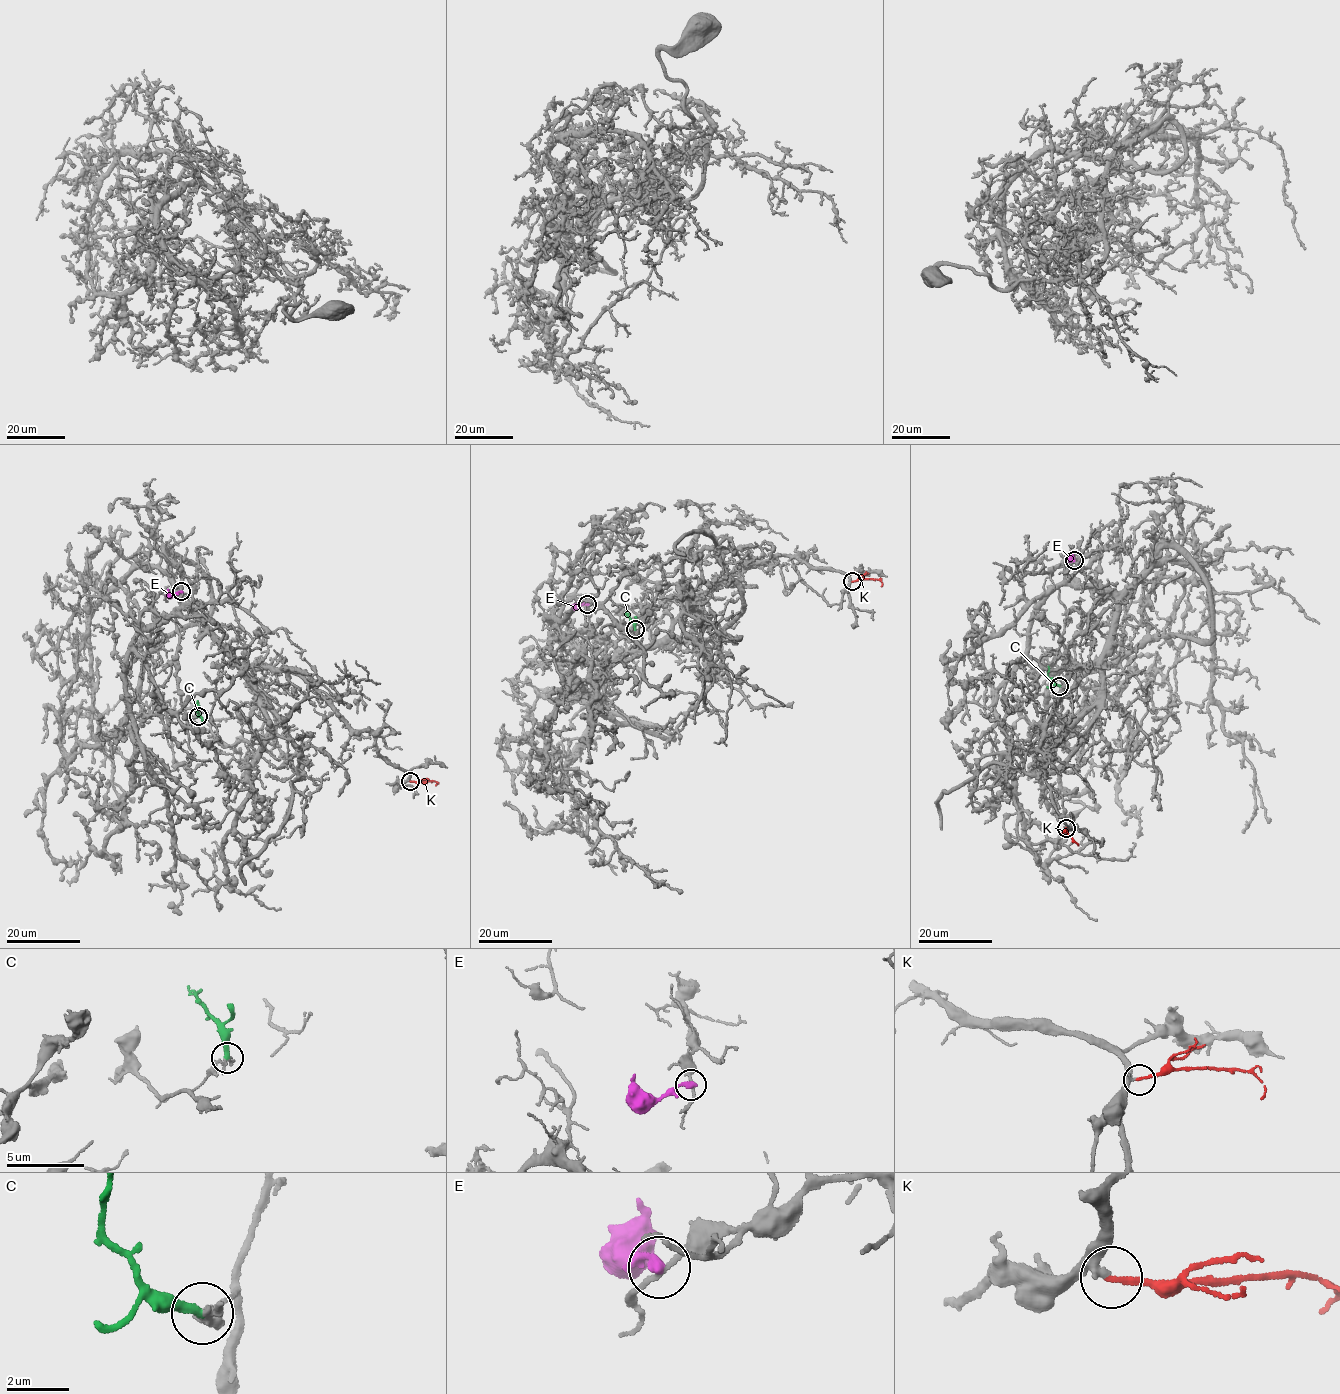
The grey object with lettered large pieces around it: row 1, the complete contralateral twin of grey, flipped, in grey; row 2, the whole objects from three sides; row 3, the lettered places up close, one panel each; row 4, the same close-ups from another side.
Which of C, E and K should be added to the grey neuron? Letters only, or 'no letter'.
K

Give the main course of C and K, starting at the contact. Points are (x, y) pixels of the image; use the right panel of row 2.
C: (1059, 686), (1048, 676), (1048, 666)
K: (1066, 828), (1078, 845)

